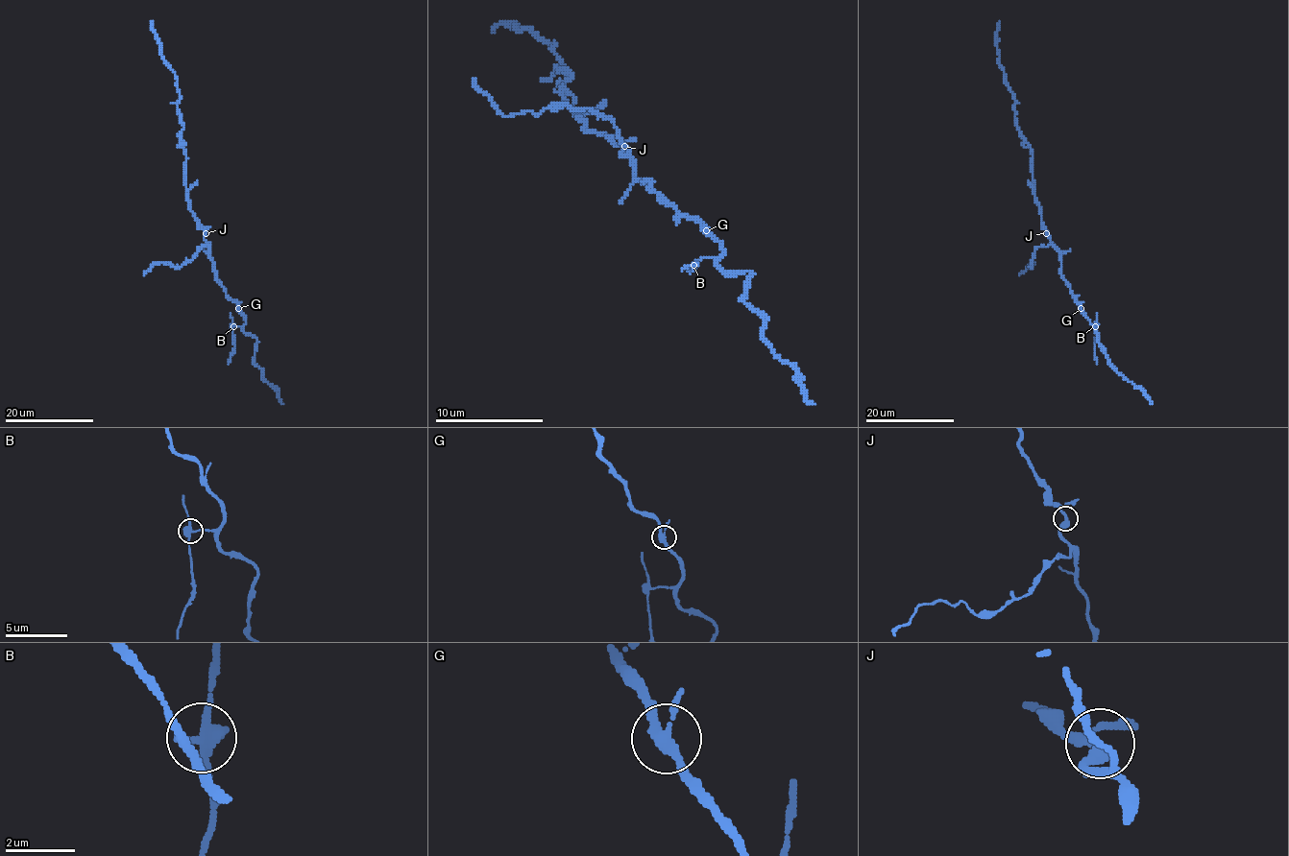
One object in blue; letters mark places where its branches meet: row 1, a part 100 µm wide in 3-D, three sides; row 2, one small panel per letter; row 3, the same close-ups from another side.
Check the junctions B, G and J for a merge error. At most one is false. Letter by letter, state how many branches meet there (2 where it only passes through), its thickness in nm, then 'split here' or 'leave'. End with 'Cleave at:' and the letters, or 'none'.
B: 3 | 320 nm | split here
G: 3 | 280 nm | leave
J: 3 | 280 nm | leave
Cleave at: B

